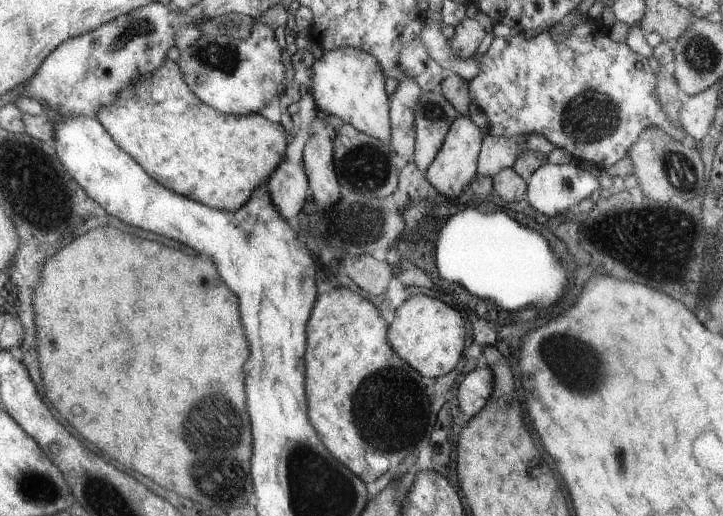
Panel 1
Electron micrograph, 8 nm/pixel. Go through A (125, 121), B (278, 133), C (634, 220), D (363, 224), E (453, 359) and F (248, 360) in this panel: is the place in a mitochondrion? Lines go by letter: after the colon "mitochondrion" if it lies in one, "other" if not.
A: other
B: other
C: mitochondrion
D: mitochondrion
E: other
F: other

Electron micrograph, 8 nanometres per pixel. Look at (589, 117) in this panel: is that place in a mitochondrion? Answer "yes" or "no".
yes

